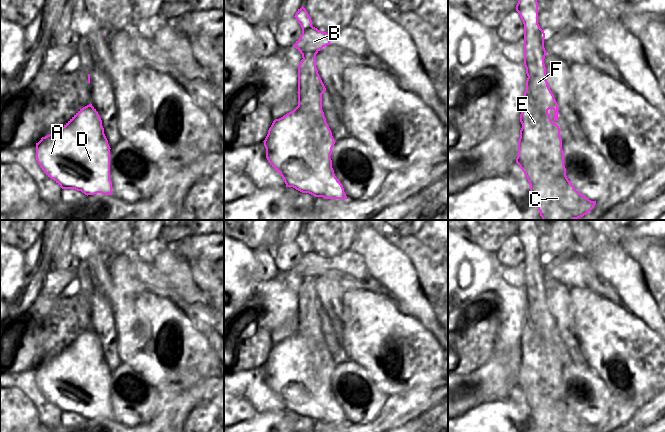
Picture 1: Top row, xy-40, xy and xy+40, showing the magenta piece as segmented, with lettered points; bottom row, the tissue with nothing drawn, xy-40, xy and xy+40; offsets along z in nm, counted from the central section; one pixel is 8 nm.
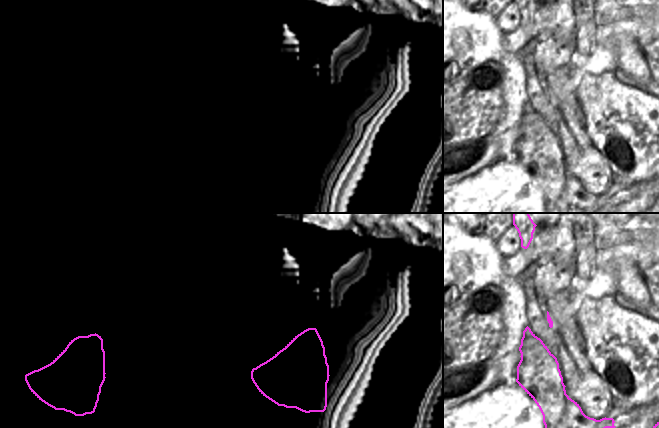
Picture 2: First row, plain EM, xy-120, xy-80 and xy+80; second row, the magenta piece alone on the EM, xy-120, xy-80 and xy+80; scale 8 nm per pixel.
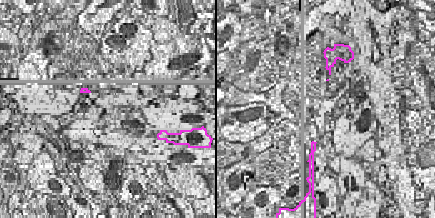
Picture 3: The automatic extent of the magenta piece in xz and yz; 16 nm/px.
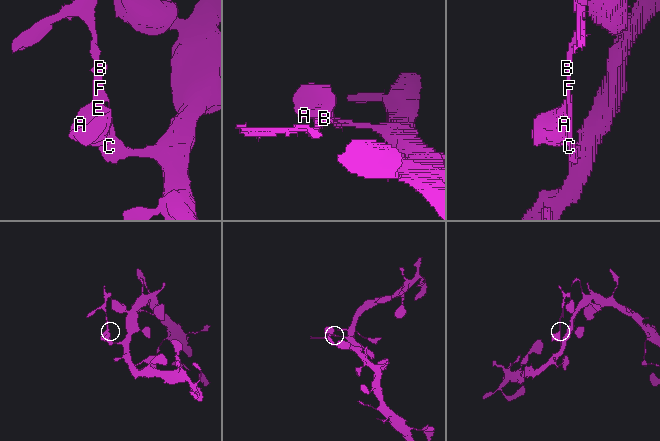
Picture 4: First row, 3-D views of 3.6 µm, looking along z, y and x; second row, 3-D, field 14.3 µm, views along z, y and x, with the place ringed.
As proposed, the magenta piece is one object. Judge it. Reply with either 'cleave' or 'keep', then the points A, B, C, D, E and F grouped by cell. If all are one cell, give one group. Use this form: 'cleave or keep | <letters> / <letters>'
cleave | A C D E F / B

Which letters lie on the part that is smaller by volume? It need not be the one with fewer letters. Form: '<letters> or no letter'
B.

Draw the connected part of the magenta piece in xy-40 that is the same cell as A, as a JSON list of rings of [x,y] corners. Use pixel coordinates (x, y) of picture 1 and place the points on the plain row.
[[[90,327],[80,333],[61,353],[36,367],[36,384],[44,397],[62,413],[75,413],[85,419],[112,419],[110,370],[102,344]]]

